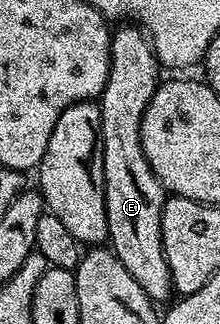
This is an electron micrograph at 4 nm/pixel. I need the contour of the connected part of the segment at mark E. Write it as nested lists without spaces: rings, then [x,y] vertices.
[[[121,25],[109,41],[109,80],[99,96],[101,148],[107,201],[108,246],[123,261],[127,273],[139,281],[143,293],[154,301],[174,294],[171,269],[163,253],[161,214],[167,192],[155,177],[141,144],[143,113],[157,92],[159,64],[149,36],[137,25]]]

